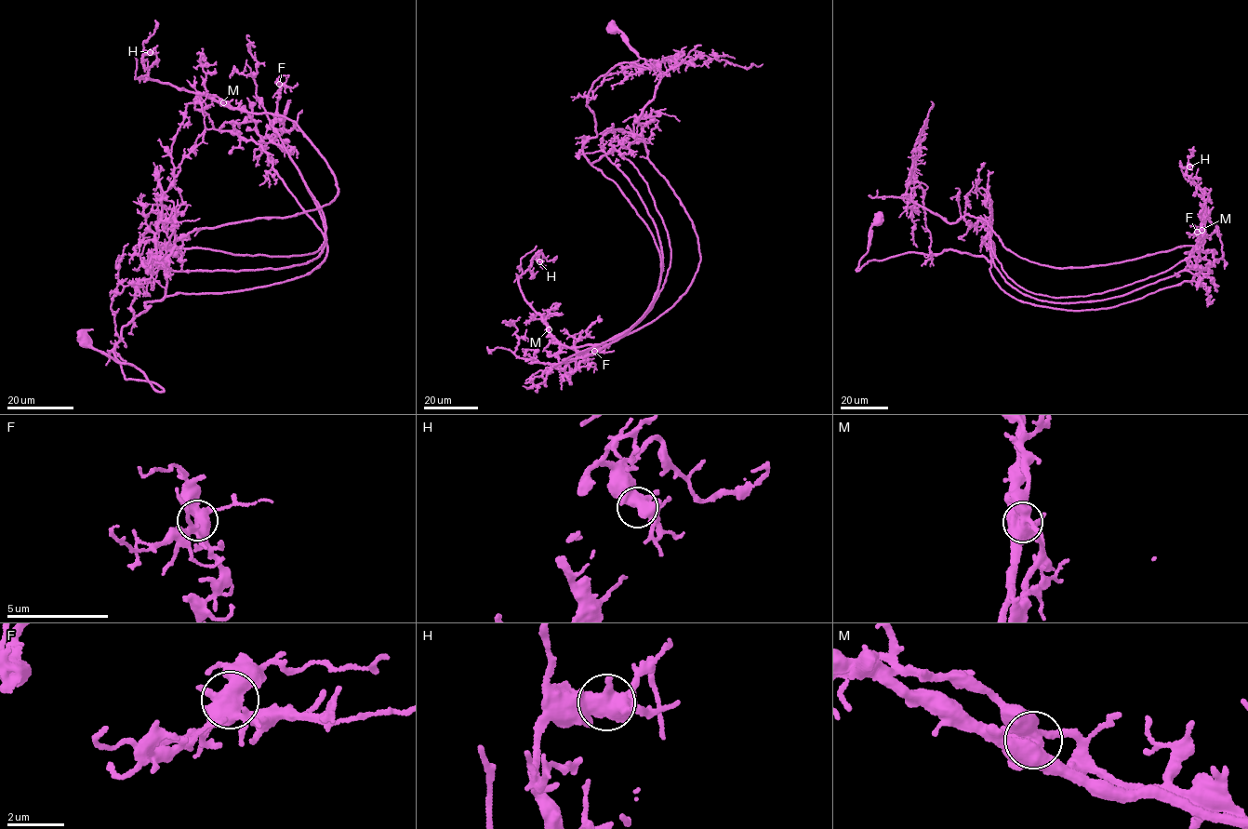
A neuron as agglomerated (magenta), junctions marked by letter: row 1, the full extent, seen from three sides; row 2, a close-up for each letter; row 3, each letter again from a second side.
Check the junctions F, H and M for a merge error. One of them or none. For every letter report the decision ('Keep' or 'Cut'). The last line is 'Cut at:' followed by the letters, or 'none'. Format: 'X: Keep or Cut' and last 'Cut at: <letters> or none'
F: Keep
H: Keep
M: Cut
Cut at: M

